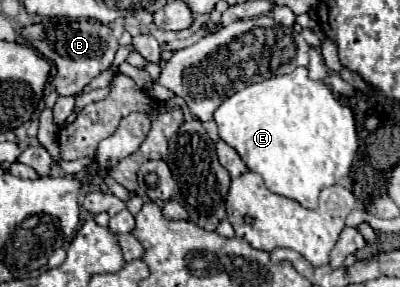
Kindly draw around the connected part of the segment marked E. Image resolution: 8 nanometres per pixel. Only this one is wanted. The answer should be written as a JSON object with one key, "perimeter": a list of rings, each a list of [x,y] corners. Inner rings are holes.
{"perimeter":[[[296,68],[292,74],[274,76],[260,84],[246,86],[216,108],[214,120],[220,138],[240,154],[252,172],[258,172],[264,178],[270,192],[292,198],[310,210],[316,208],[320,190],[346,178],[356,160],[358,134],[352,110],[342,106],[324,84],[312,82],[306,68]]]}

